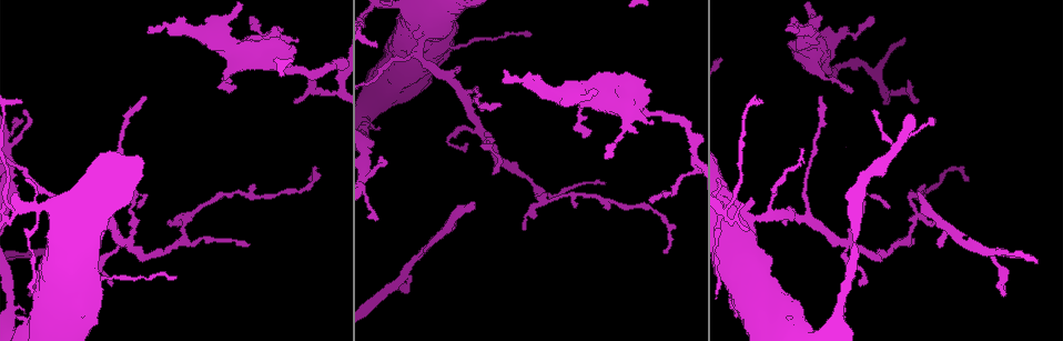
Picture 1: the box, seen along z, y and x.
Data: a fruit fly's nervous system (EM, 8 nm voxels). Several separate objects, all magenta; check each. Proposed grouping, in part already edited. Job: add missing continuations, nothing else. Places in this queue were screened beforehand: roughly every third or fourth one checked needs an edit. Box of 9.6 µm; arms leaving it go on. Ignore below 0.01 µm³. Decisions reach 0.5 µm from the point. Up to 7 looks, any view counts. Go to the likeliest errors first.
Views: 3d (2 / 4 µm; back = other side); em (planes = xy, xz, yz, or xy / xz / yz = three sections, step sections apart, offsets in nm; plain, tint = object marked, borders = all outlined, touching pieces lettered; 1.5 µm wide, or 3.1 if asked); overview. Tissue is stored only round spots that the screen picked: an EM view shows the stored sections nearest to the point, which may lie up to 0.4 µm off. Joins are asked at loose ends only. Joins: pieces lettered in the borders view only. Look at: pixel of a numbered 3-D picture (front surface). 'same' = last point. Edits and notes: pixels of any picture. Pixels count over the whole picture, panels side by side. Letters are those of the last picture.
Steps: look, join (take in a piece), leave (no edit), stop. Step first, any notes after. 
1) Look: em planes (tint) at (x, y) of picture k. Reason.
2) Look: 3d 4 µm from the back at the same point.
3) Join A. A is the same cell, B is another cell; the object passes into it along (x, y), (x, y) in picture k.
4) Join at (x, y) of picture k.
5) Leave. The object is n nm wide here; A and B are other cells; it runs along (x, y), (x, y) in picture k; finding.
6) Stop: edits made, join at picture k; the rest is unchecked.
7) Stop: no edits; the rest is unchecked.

Look: em 3.1 µm planes (borders) at (473, 205) of picture 1. An open end.

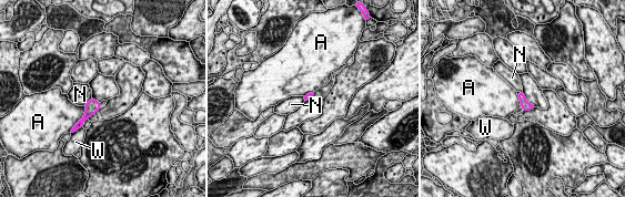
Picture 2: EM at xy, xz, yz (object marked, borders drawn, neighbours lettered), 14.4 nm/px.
Leave. The longest contact is with A, 360 nm; A, N and W are other cells; no lettered piece goes on from it.

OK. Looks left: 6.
Look: em yz step 8 (borders) at (796, 32) of picture 1. Free end.

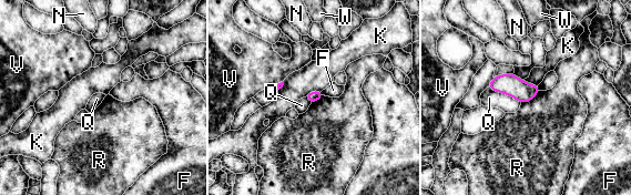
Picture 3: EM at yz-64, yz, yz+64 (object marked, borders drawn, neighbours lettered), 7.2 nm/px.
Leave. The longest contact is with Q, 260 nm; F, K, N, Q, R, V and W are other cells; a border runs along (540, 91), (530, 100), (521, 103) in picture 3; none of them fits.

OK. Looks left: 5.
Look: em xz step 8 (tint) at (29, 293) of picture 1. Thin end.

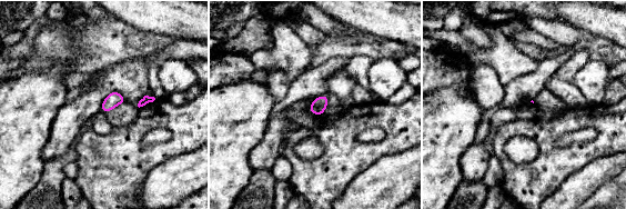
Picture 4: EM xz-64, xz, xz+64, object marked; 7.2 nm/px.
Look: em planes (borders) at the same point.

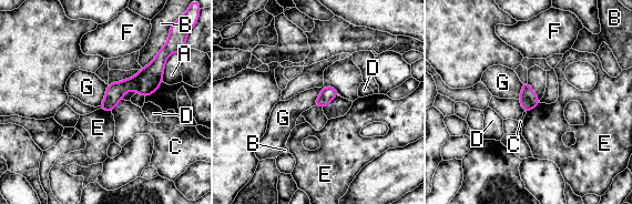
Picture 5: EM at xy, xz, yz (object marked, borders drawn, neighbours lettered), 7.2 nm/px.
Leave. The longest contact is with G, 220 nm; A, B, C, D, E, F and G are other cells; no lettered piece goes on from it.

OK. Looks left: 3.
Stop: no edits; the rest is unchecked.

